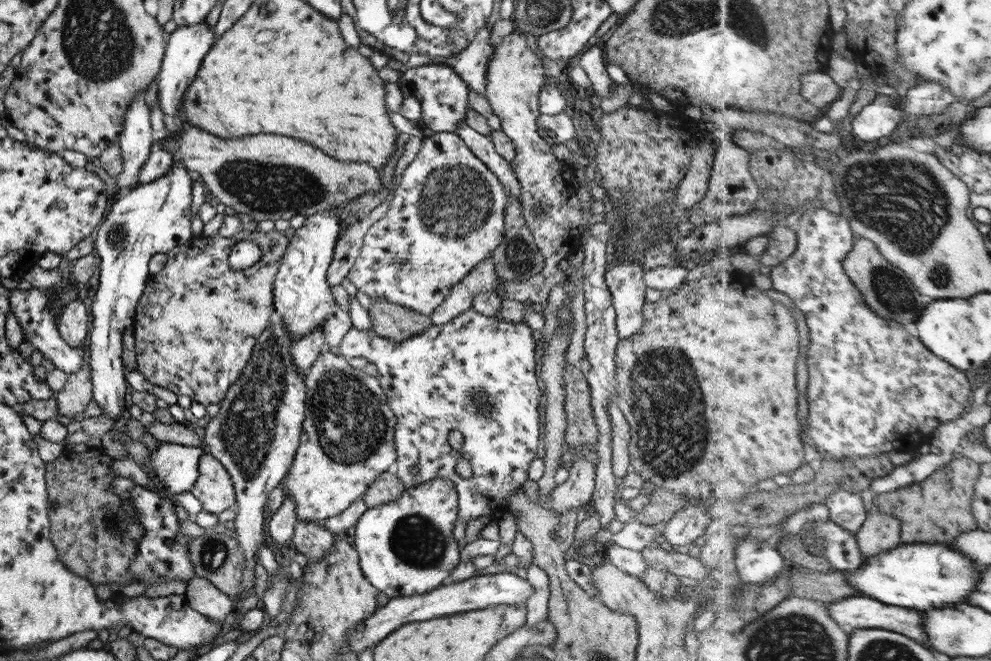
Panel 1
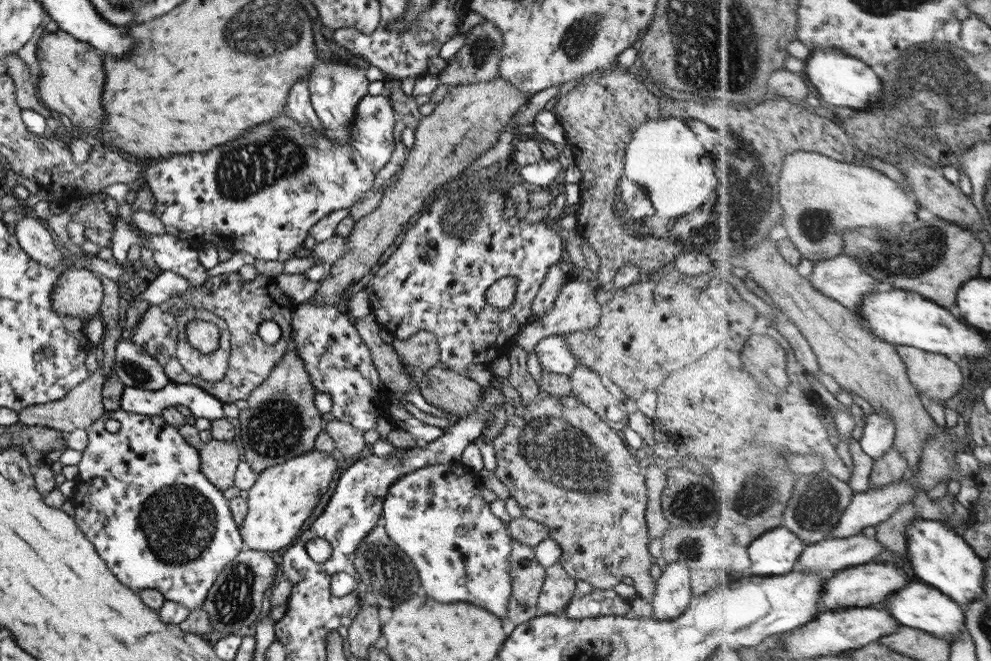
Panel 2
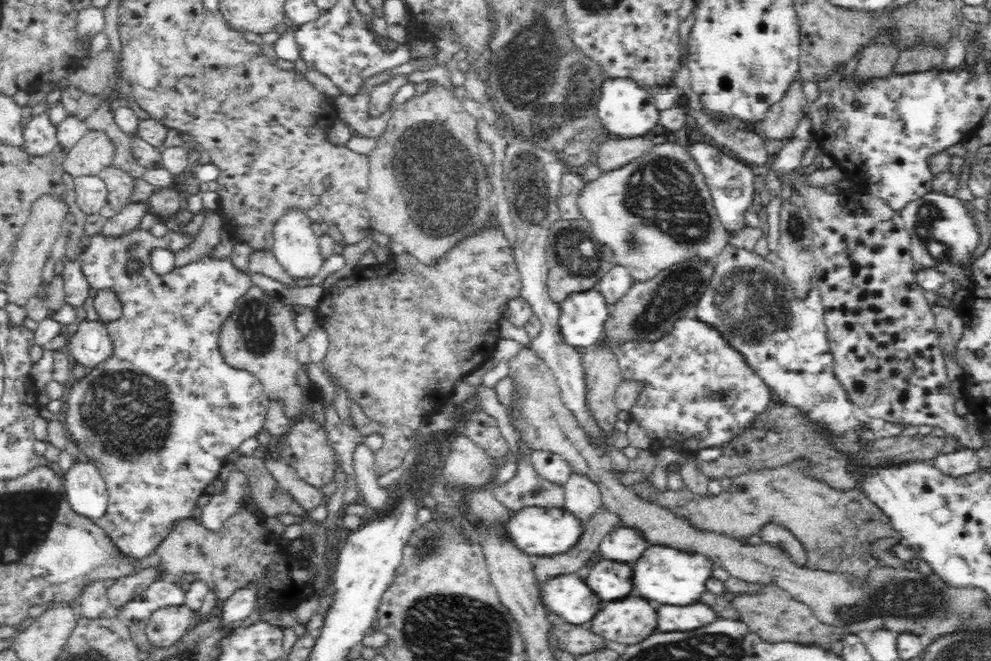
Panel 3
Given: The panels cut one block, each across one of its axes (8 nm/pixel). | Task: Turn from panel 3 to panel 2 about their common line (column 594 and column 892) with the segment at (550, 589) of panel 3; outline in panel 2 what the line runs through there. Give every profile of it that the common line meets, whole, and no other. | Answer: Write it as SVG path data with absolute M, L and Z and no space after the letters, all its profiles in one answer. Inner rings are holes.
M913 579L907 588L899 590L895 594L896 596L889 597L889 600L882 605L890 609L903 626L928 631L951 643L959 640L959 636L963 636L965 632L969 632L967 613L963 606L943 590L922 580L916 582Z

